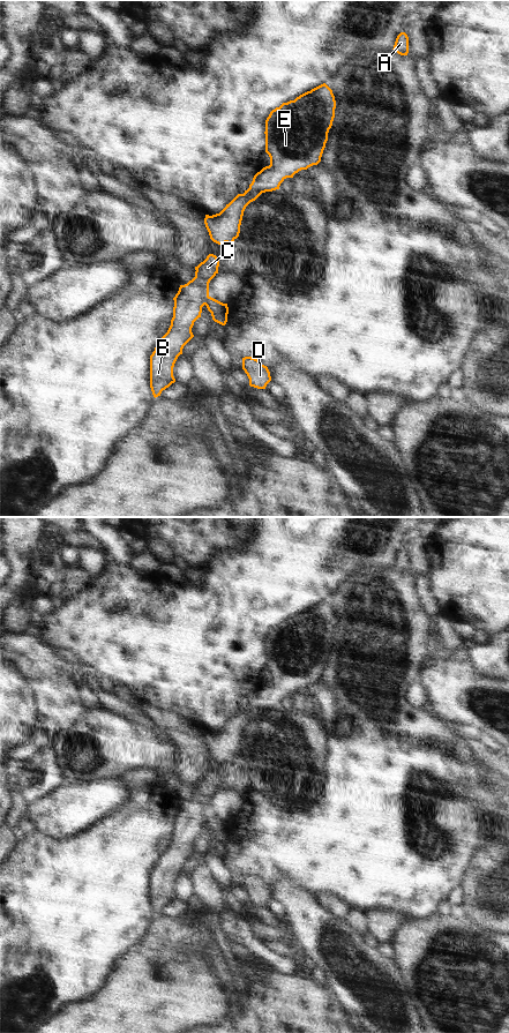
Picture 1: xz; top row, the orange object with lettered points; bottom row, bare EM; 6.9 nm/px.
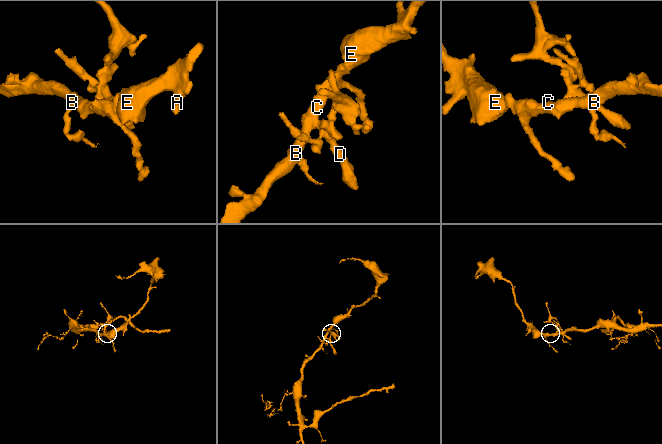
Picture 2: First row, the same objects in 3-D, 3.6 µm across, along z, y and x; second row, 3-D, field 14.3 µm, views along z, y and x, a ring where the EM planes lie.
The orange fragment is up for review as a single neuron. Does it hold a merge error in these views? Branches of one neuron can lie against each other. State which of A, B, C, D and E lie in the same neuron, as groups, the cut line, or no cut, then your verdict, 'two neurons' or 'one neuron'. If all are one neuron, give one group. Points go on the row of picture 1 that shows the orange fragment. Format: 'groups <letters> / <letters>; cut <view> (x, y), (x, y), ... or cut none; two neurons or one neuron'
groups A B C D E; cut none; one neuron

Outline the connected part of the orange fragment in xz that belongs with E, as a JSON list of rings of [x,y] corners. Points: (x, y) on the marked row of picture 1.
[[[323,83],[270,112],[265,120],[264,132],[265,152],[270,157],[270,165],[257,172],[249,188],[244,194],[238,194],[219,214],[205,215],[204,224],[214,242],[232,244],[239,237],[244,211],[250,202],[262,193],[279,189],[286,178],[293,178],[299,171],[321,162],[328,133],[335,118],[335,108],[336,100],[332,90]]]

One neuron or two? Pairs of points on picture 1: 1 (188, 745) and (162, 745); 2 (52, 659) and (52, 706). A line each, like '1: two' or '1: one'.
1: two
2: two

